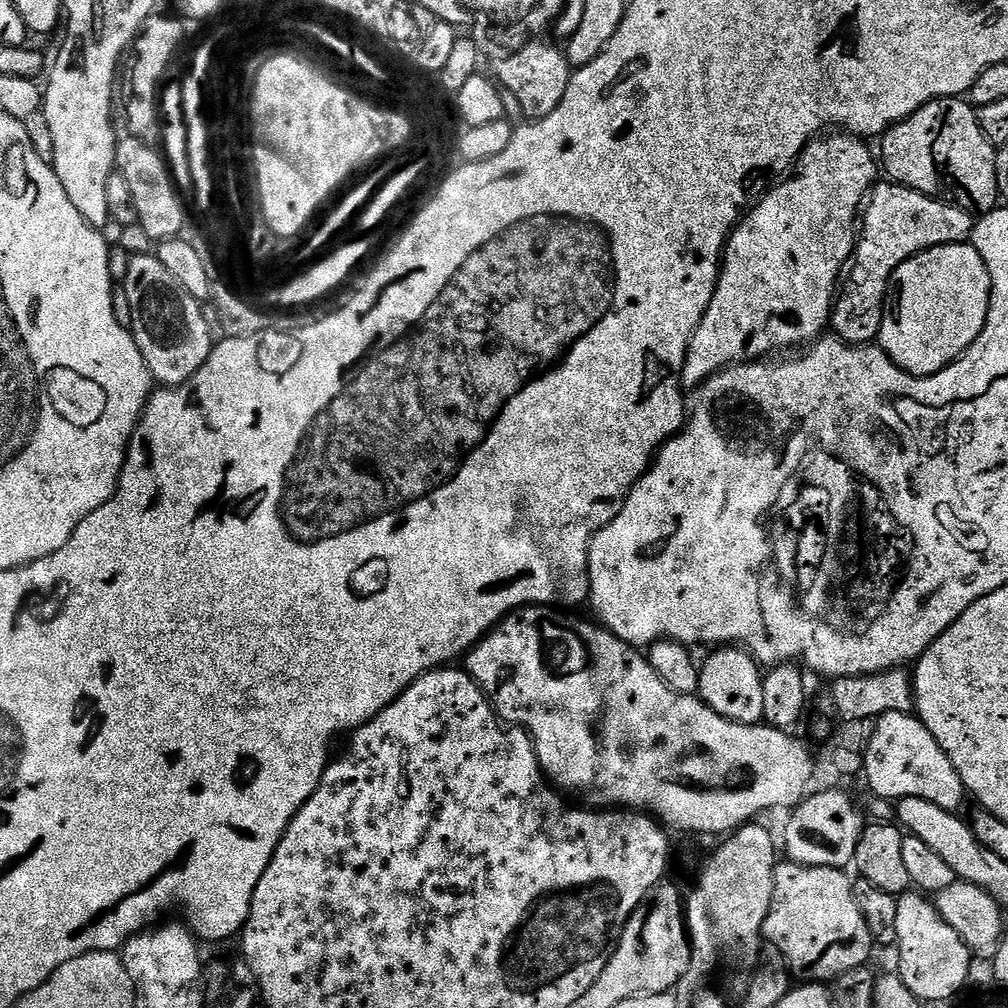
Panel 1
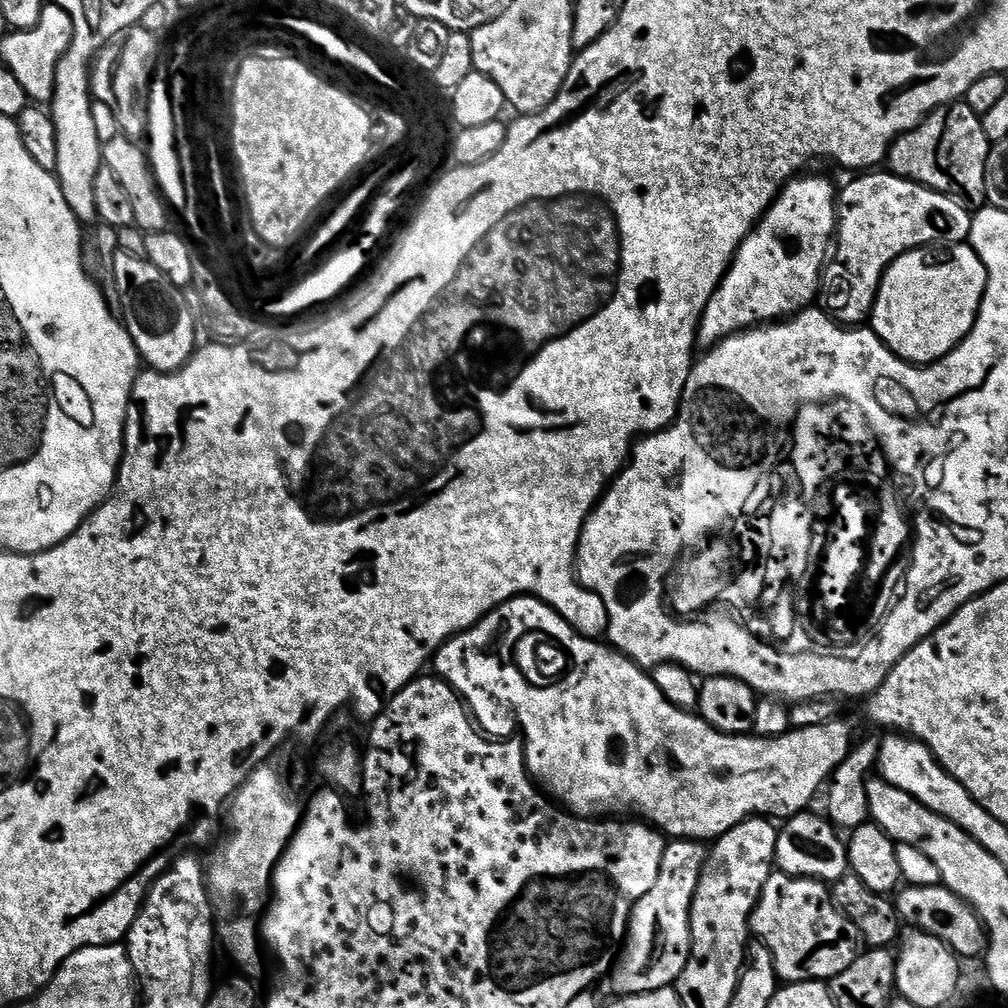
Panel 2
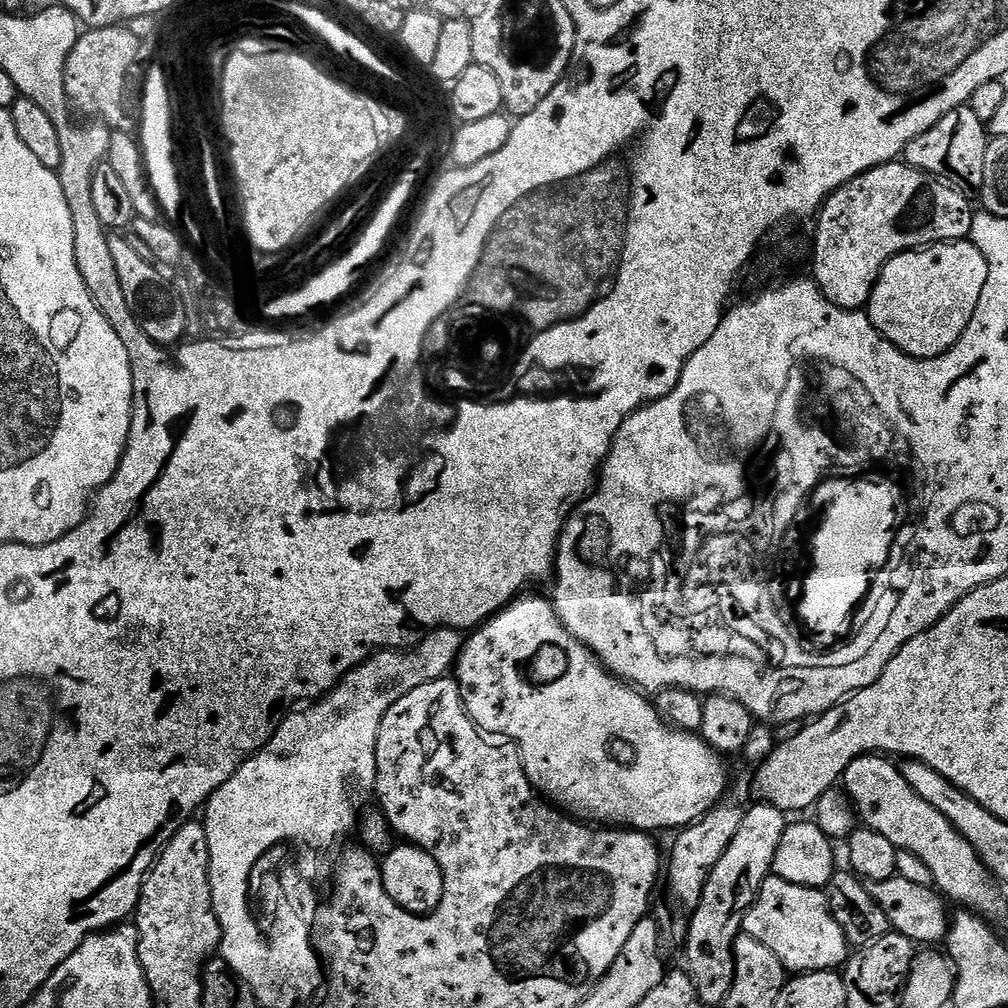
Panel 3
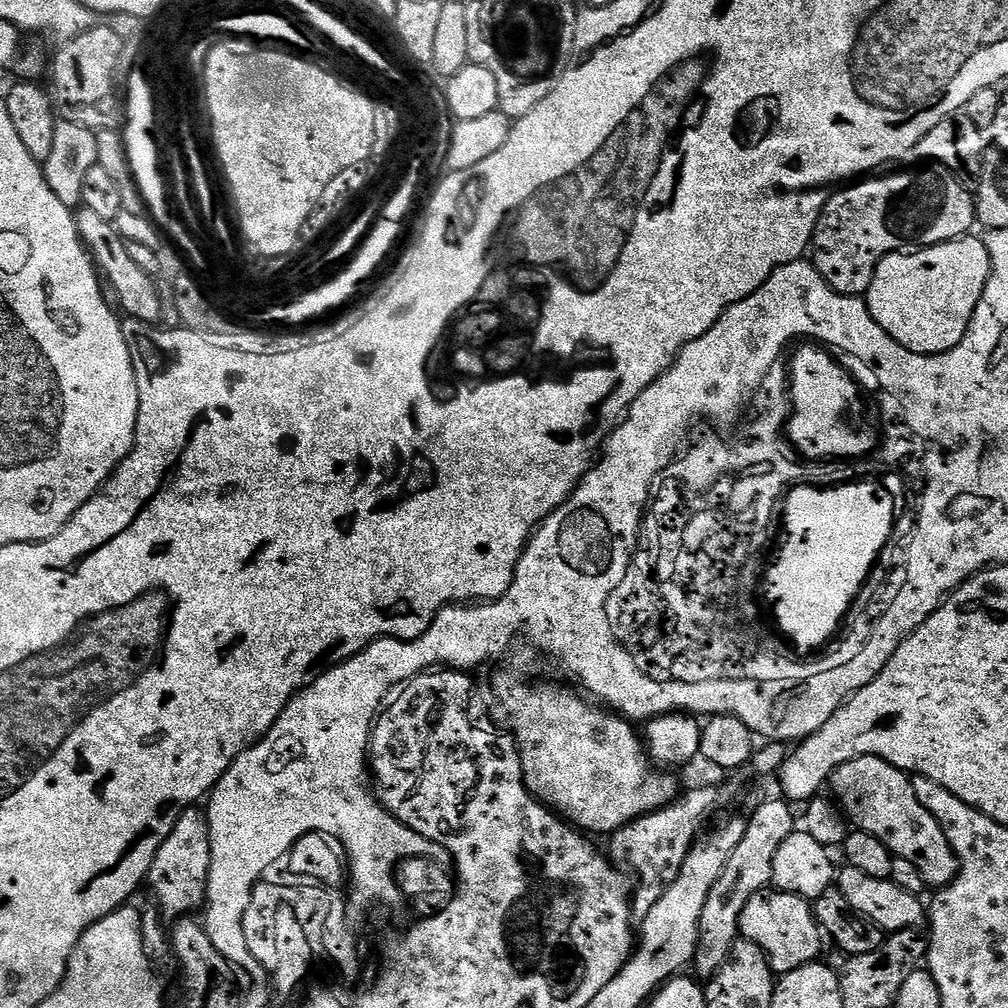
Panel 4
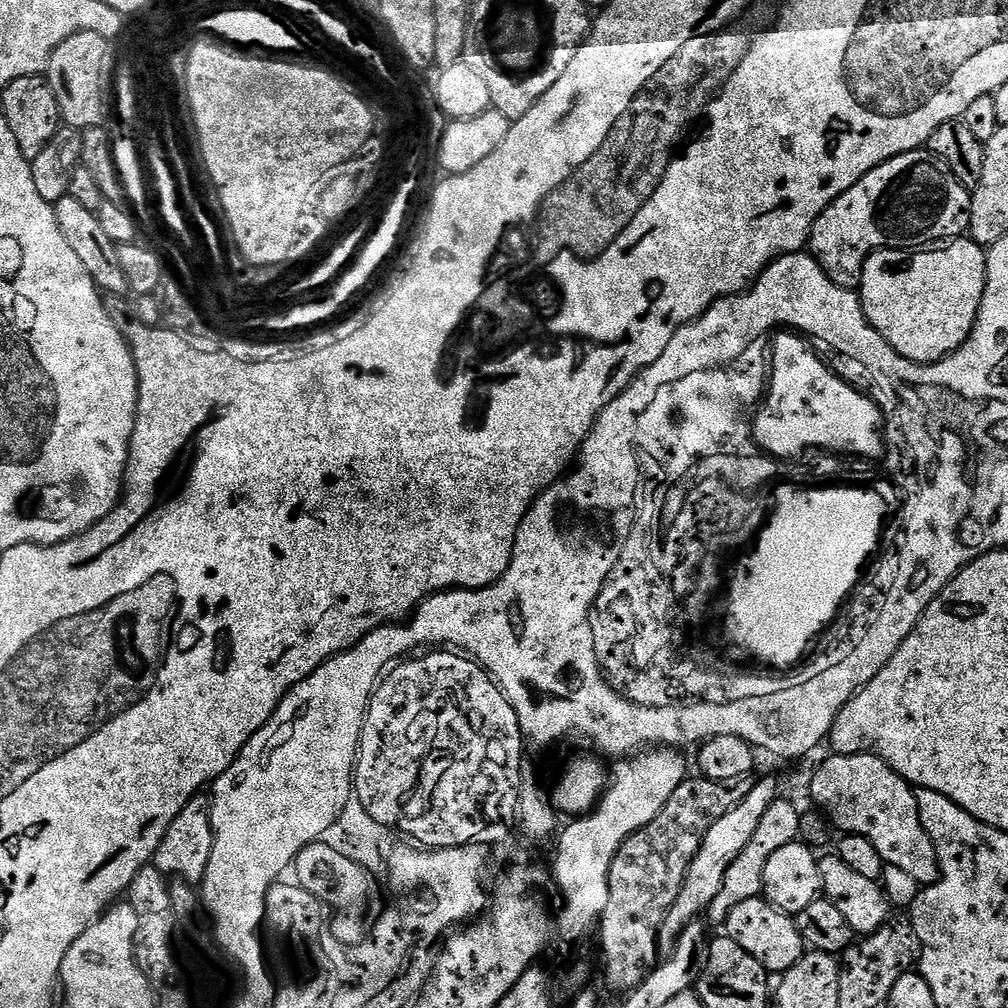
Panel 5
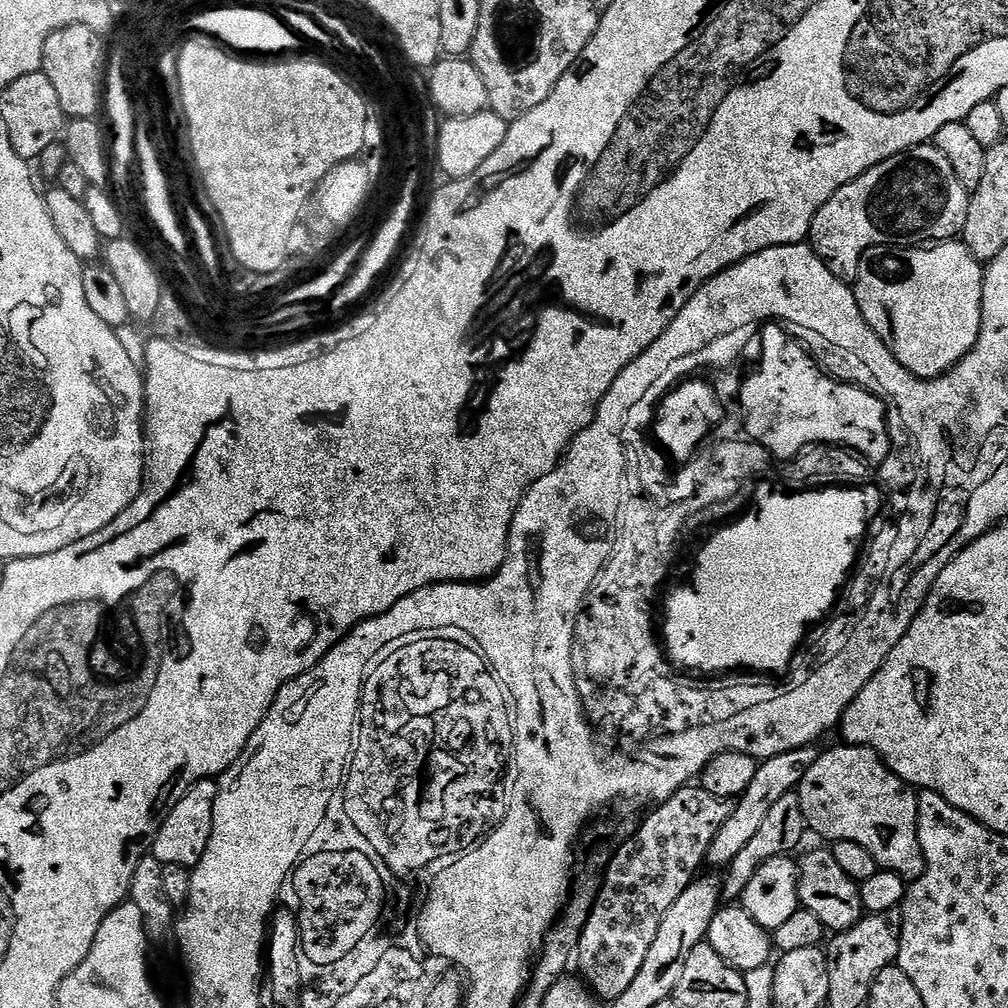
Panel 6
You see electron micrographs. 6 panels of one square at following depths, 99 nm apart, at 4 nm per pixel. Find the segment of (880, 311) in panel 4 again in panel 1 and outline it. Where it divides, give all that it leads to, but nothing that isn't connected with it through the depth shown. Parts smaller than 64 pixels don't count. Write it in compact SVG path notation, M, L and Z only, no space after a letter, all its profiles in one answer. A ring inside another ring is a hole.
M971 242L944 244L941 248L928 248L925 252L920 252L916 256L911 256L906 262L902 262L902 266L898 266L894 270L892 277L888 280L888 295L884 297L884 313L882 314L880 334L878 337L879 347L883 348L884 353L892 359L892 363L897 364L903 372L908 372L912 376L933 376L934 374L938 374L946 366L950 366L955 362L975 342L978 334L982 334L982 330L986 326L991 297L992 279L986 270L986 262L982 258L982 254L978 254L978 250Z

